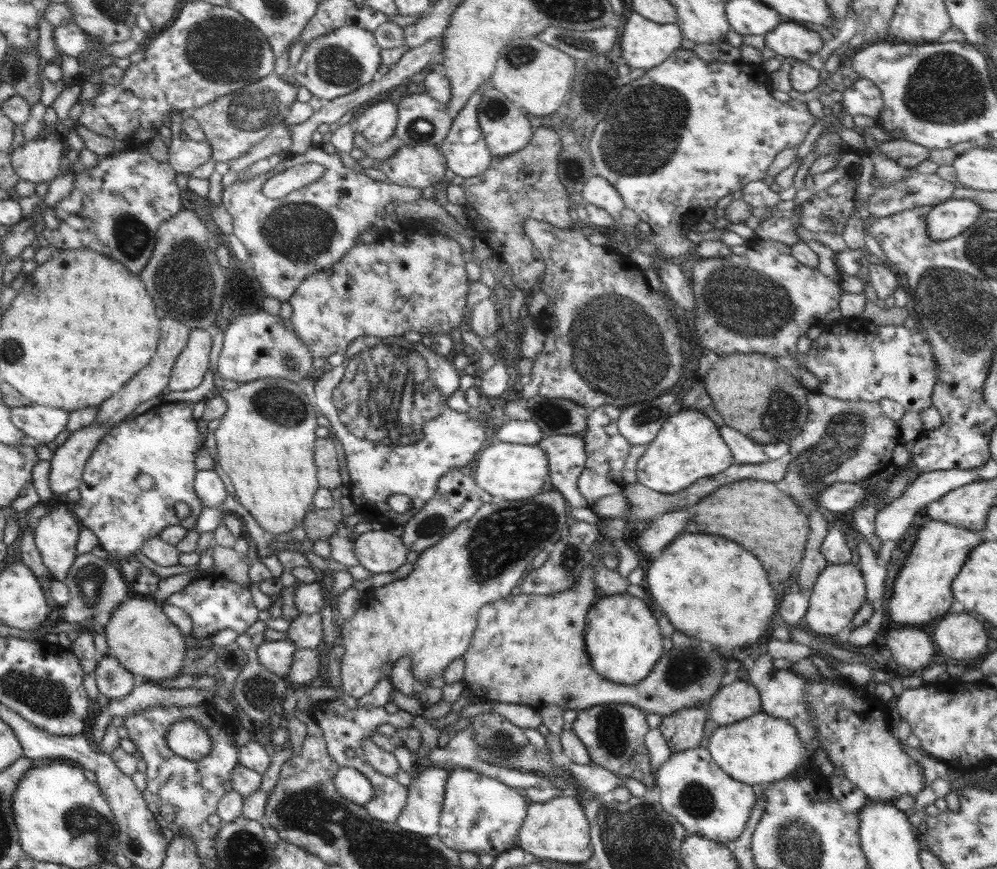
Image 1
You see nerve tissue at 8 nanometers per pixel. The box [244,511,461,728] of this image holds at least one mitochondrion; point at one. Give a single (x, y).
(431, 526)

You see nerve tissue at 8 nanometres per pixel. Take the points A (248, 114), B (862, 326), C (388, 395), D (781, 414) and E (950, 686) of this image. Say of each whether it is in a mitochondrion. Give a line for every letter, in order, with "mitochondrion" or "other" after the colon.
A: mitochondrion
B: other
C: mitochondrion
D: mitochondrion
E: other

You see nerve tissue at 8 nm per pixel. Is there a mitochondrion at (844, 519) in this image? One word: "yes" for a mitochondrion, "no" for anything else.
no

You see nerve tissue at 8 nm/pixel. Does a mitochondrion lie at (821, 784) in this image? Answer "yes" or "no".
no

